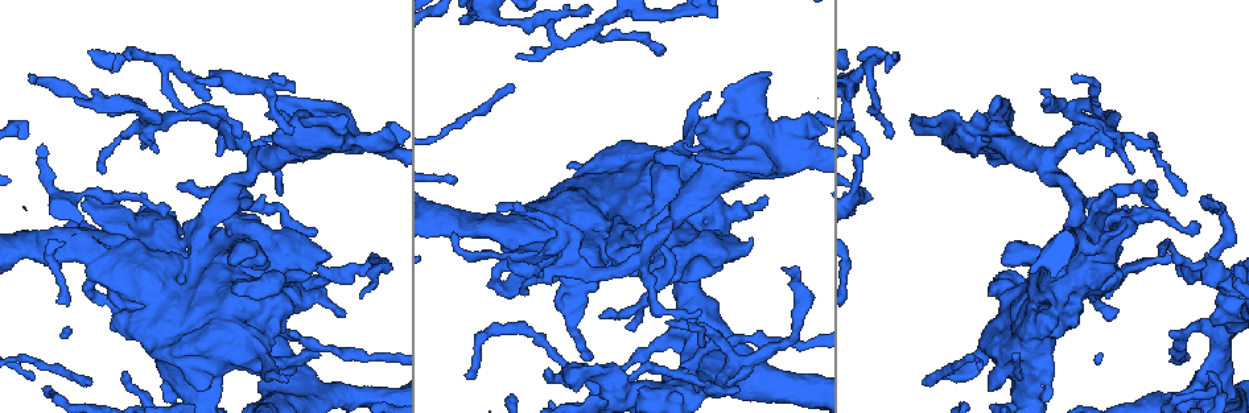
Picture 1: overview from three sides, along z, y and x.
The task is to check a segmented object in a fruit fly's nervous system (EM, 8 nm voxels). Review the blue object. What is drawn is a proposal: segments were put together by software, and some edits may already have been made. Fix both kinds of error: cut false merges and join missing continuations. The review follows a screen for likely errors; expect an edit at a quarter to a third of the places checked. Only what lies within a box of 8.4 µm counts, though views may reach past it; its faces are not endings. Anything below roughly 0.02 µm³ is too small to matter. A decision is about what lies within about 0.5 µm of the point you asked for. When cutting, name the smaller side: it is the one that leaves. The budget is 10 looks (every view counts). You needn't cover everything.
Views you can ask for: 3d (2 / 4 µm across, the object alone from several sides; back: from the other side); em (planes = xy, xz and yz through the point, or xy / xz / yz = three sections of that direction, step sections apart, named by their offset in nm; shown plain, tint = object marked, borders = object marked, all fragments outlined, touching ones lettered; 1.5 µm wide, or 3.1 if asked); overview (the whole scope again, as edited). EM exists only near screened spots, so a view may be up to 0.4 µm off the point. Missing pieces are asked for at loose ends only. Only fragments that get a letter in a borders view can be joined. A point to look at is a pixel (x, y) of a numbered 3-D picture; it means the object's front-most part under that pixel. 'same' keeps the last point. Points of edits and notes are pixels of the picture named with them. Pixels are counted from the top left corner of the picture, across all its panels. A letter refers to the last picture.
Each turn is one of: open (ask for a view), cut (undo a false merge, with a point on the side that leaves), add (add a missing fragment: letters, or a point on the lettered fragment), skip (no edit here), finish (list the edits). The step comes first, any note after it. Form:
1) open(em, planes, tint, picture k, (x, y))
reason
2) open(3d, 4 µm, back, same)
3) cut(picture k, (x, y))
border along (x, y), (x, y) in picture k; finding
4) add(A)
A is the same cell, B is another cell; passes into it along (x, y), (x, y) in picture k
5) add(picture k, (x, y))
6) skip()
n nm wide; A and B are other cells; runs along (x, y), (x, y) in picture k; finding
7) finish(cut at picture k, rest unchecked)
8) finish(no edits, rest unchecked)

open(em, planes, borders, picture 1, (1215, 207))

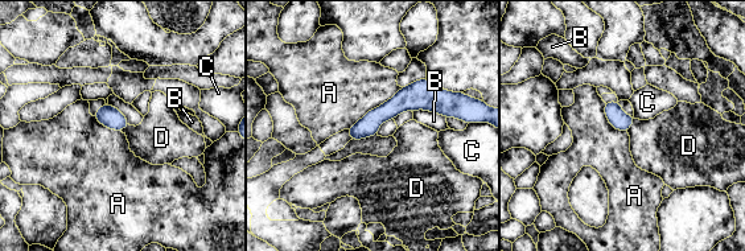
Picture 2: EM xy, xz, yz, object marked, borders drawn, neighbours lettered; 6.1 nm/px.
skip()
A, B, C and D are other cells; runs along (448, 105), (402, 101), (353, 134) in picture 2; no lettered fragment goes on from it

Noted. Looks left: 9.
open(3d, 2 µm, picture 1, (891, 137))
tapers out

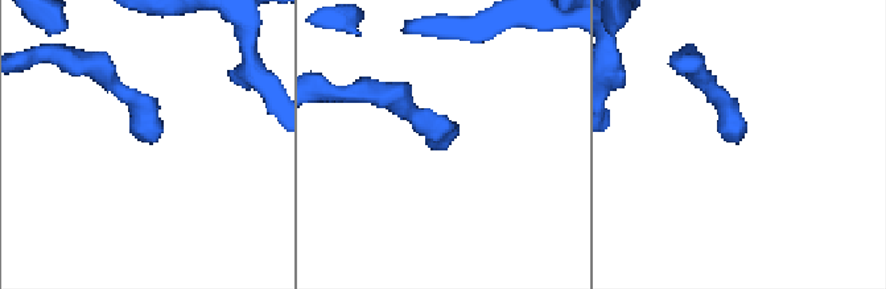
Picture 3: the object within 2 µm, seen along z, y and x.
open(em, xy, step 4, plain, picture 3, (150, 142))

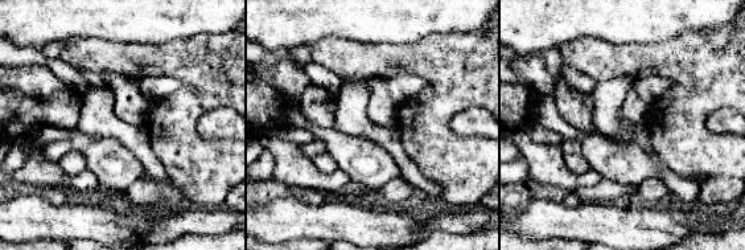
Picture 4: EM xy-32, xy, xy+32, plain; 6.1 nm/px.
open(em, xy, step 4, borders, same)
what lies round it

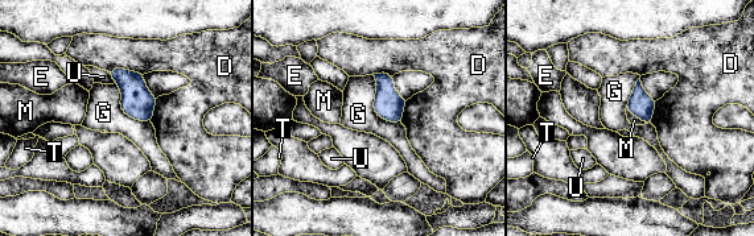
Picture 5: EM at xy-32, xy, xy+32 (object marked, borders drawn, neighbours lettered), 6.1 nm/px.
skip()
150 nm wide; D, E, G, M, T and U are other cells; border along (373, 74), (374, 111), (400, 123) in picture 5; no lettered fragment goes on from it

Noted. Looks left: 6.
open(3d, 2 µm, picture 1, (679, 209))
side arm on a straight run

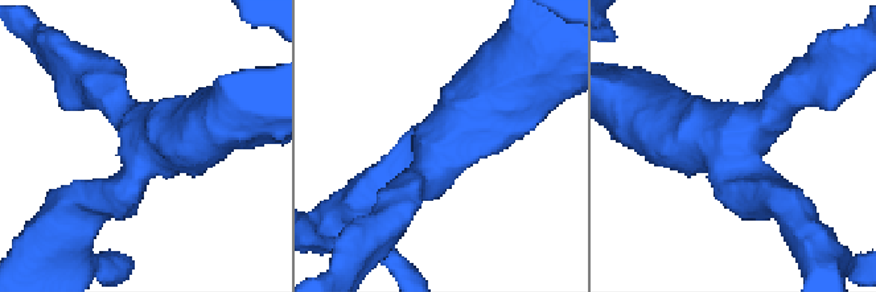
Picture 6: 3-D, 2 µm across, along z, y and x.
open(em, xy, step 4, borders, picture 6, (737, 142))
3 arms; arms of 260, 280, 480 nm

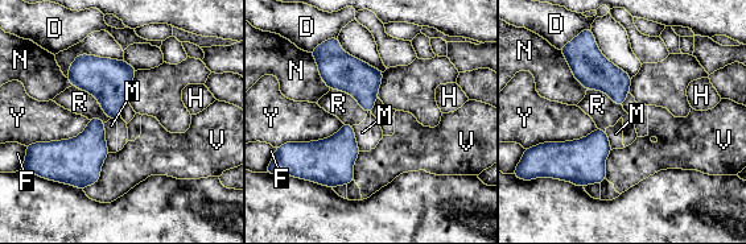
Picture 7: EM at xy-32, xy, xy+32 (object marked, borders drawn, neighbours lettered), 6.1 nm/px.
skip()
D, F, H, M, N, R, V and Y are other cells; border along (73, 85), (90, 92), (110, 118) in picture 7; one neuron here

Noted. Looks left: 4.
open(em, planes, borders, picture 1, (859, 200))
thick turns thin

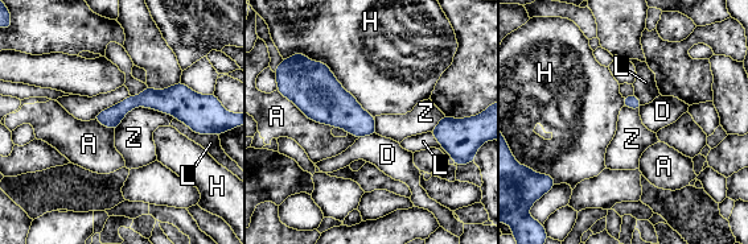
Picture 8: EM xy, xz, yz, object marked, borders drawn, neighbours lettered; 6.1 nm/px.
skip()
H touches over 650 nm; A, D, H, L and Z are other cells; border along (276, 90), (308, 118), (335, 127) in picture 8; all the same neuron

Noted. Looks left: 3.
finish(no edits, rest unchecked)

